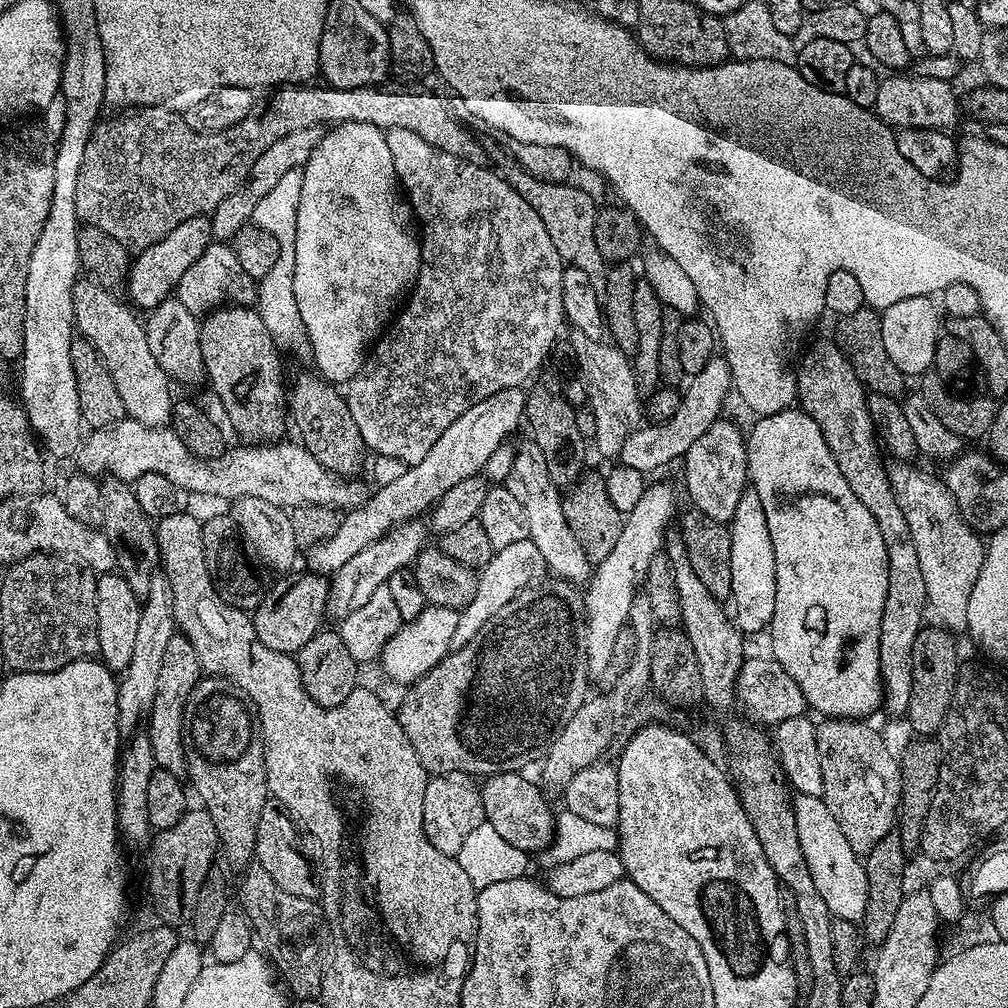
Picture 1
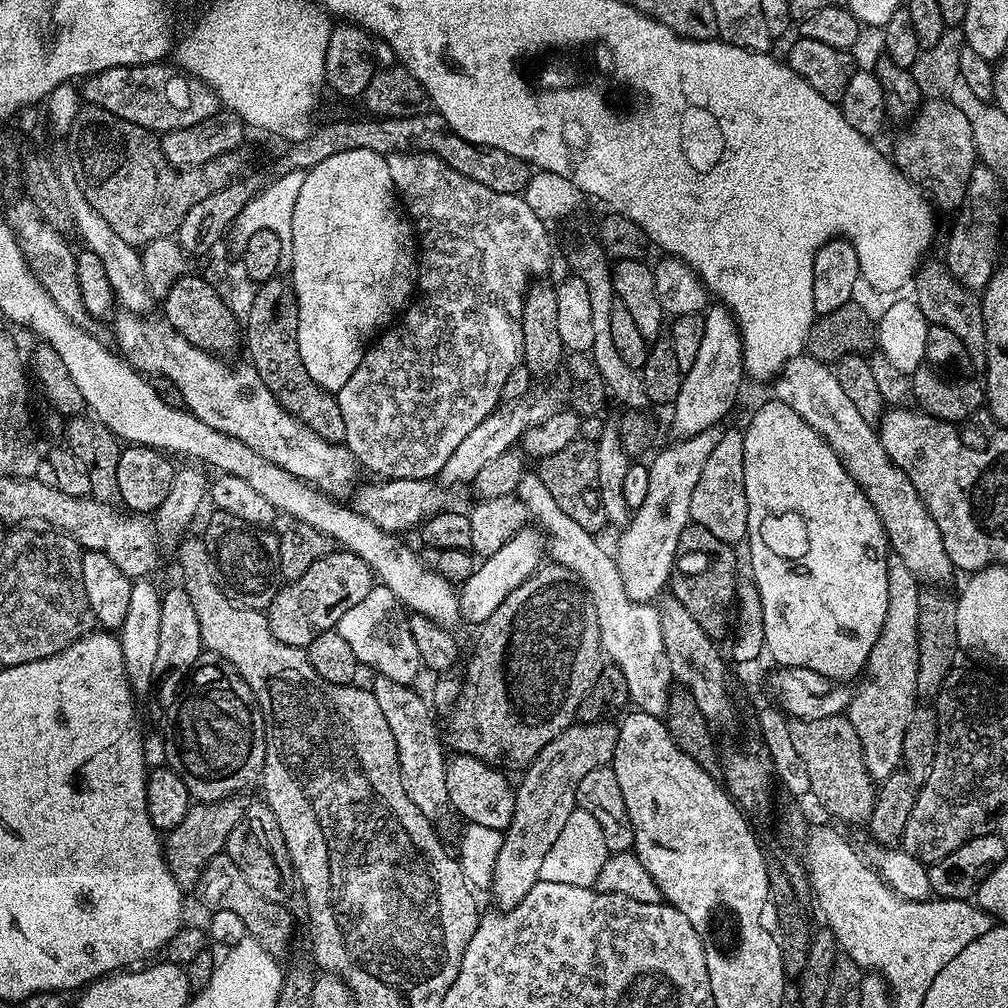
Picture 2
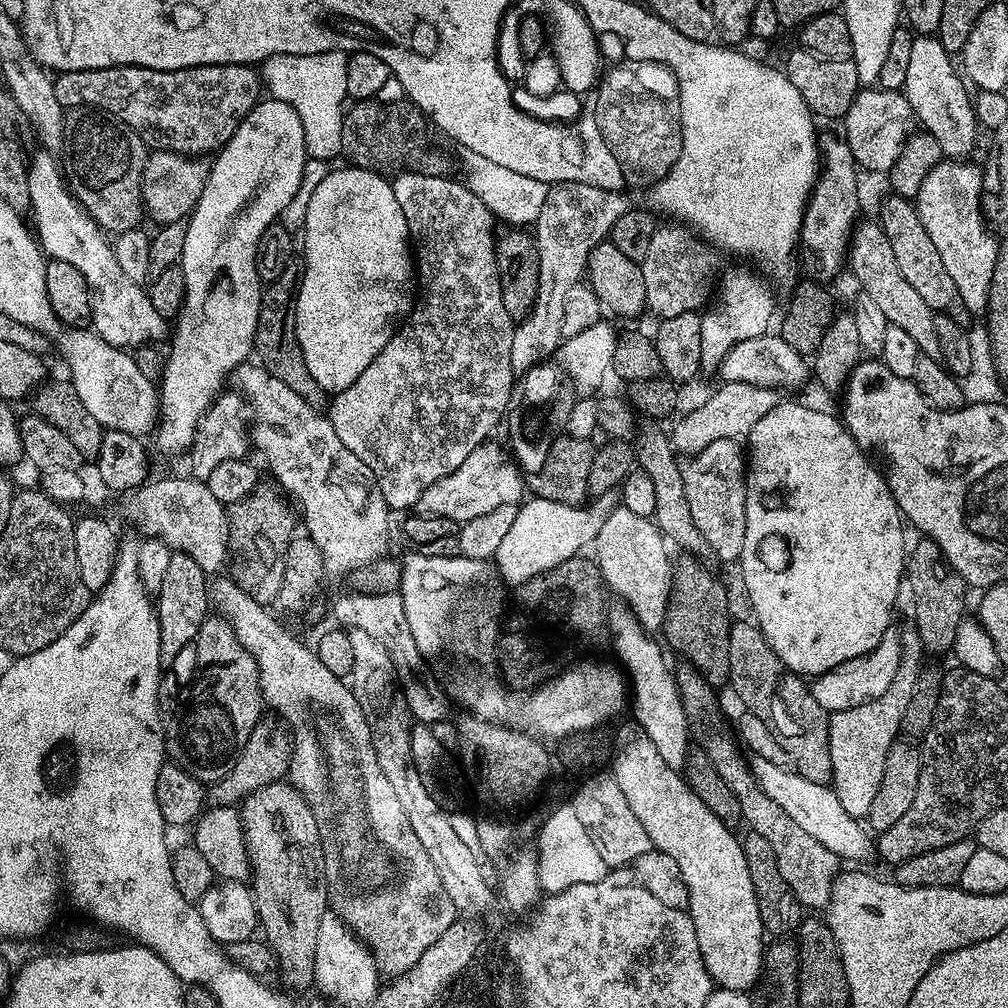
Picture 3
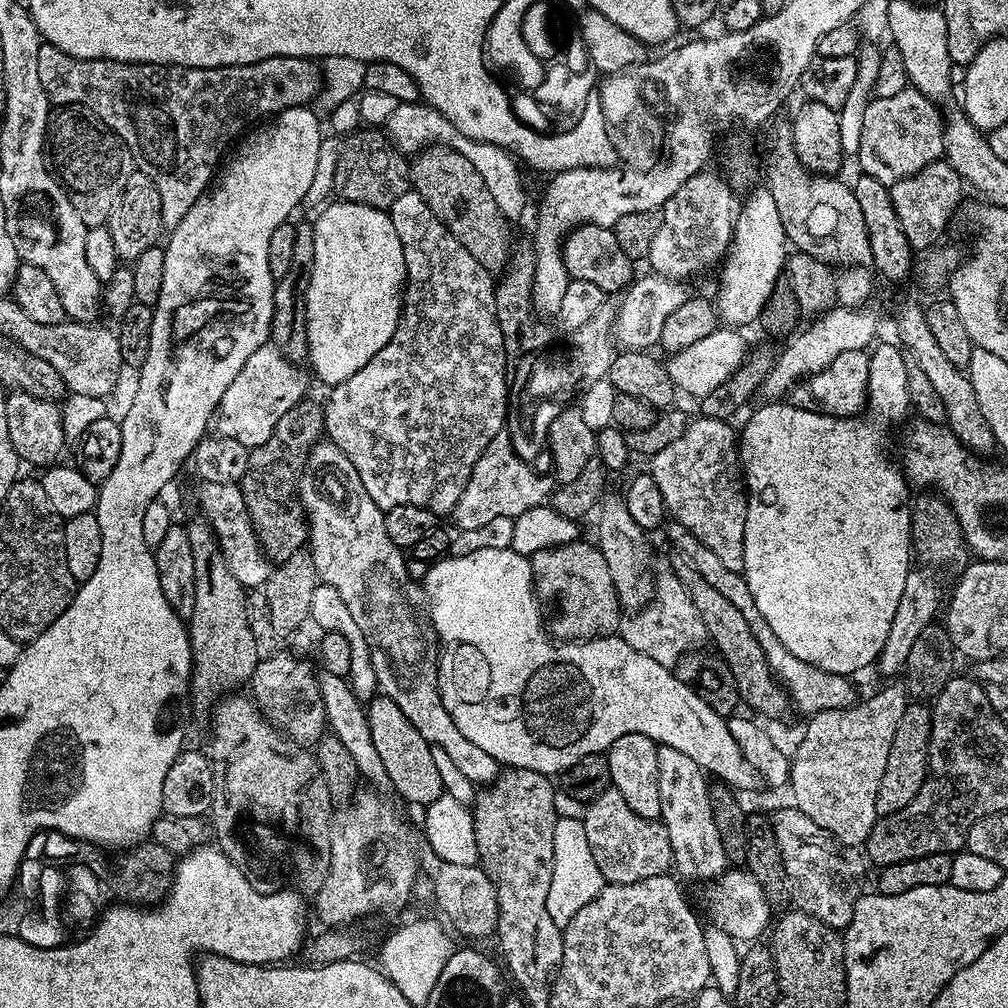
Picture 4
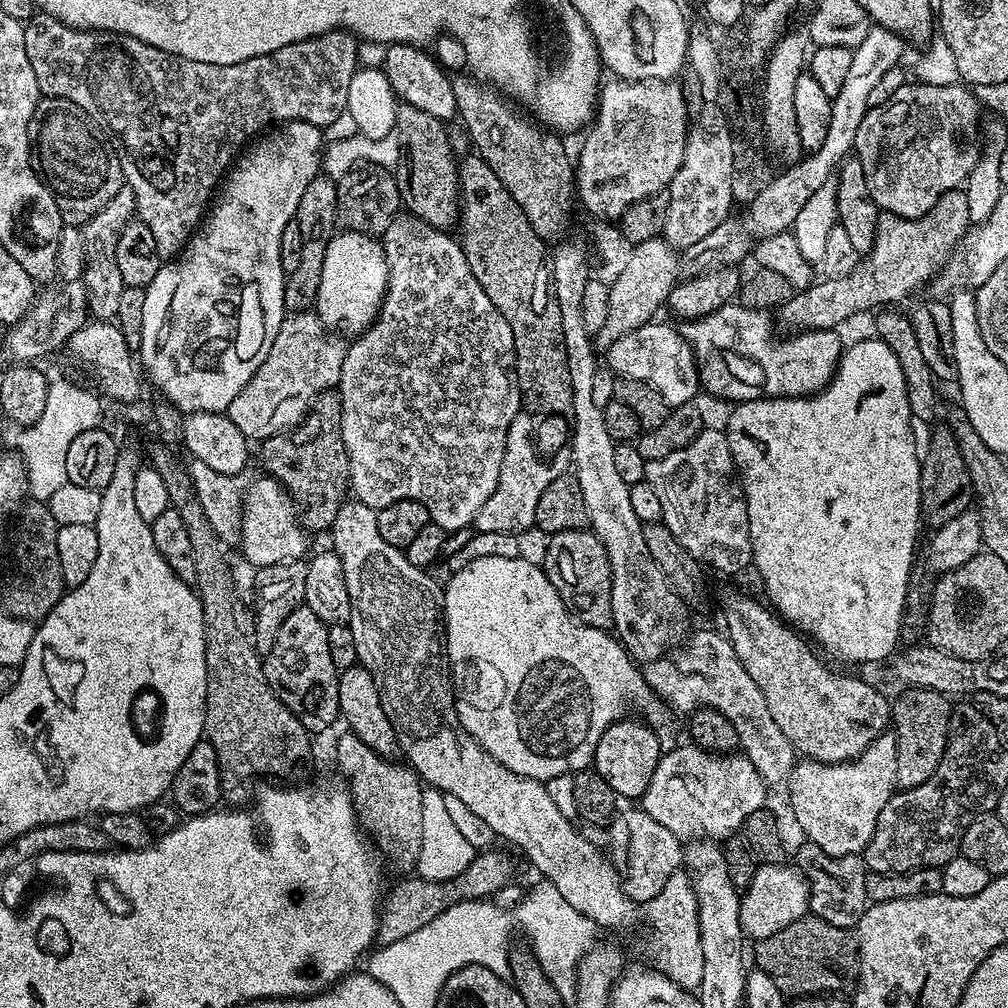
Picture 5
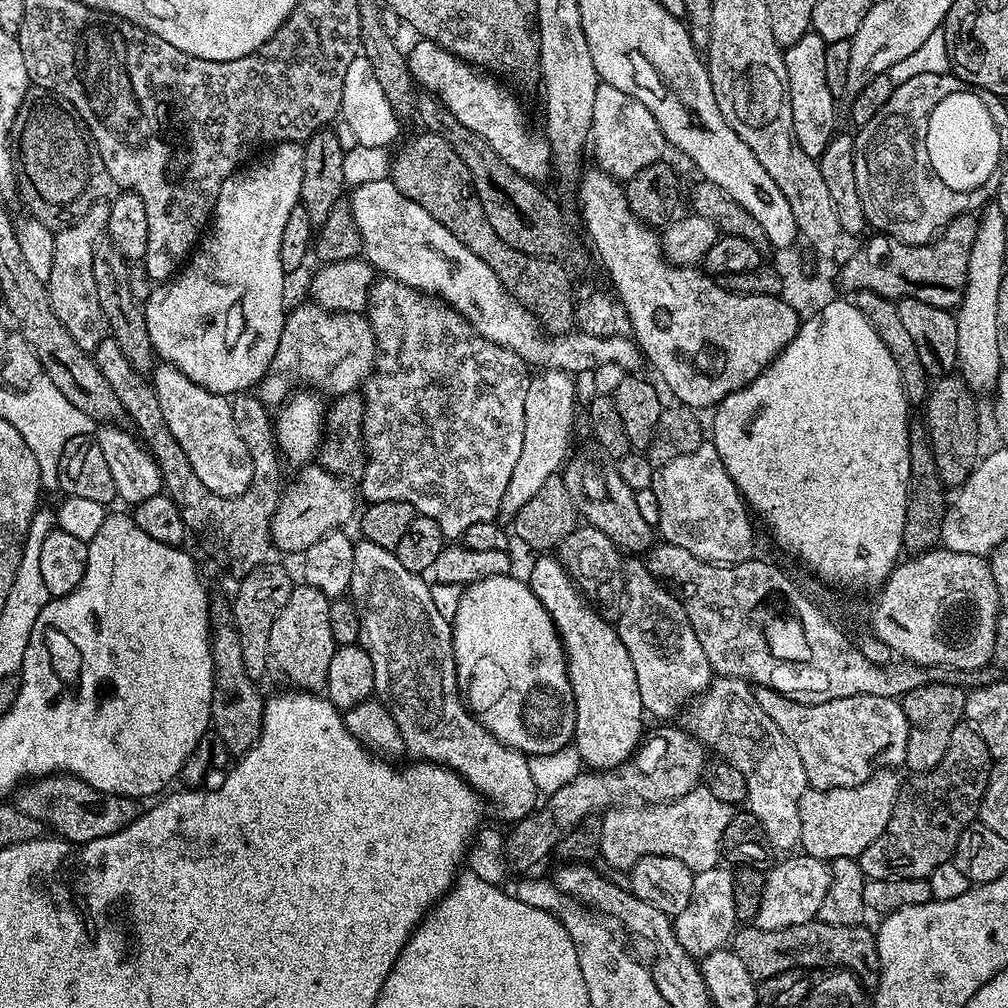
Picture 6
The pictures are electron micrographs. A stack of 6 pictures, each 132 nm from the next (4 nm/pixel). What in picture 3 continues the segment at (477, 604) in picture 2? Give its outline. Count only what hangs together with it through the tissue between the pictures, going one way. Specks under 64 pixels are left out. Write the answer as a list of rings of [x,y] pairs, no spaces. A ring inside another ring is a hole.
[[[541,496],[525,499],[517,507],[514,522],[498,546],[494,567],[505,585],[525,584],[532,576],[581,555],[585,551],[583,548],[595,541],[599,529],[599,523],[593,520],[592,524],[588,506],[563,504]]]

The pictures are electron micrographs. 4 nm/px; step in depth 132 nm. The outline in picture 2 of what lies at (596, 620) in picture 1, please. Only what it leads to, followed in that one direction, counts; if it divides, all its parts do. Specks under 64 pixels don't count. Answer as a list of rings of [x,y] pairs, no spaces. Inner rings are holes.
[[[715,426],[693,436],[673,439],[673,444],[666,445],[650,460],[650,487],[646,498],[642,506],[631,513],[628,525],[619,533],[620,541],[614,547],[618,574],[622,574],[626,594],[630,594],[632,600],[652,602],[665,591],[676,566],[678,538],[682,538],[682,530],[686,530],[692,518],[690,498],[694,486],[698,486],[702,469],[706,467],[714,446],[718,446],[721,435],[721,429]]]

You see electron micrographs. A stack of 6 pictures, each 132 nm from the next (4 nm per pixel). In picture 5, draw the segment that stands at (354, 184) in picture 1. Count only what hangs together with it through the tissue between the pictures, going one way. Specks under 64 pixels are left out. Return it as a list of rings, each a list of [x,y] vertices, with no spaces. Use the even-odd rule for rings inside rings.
[[[337,231],[326,246],[322,282],[318,282],[318,298],[314,305],[314,311],[324,327],[351,334],[366,331],[376,321],[387,289],[388,259],[383,243],[366,232]]]

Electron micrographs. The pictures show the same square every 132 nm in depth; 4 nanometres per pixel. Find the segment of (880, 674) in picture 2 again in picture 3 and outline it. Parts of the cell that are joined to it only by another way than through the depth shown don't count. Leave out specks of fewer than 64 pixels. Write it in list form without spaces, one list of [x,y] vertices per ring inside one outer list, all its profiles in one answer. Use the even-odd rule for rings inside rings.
[[[908,630],[903,633],[903,637],[902,662],[890,687],[878,694],[878,698],[857,708],[833,712],[828,718],[828,745],[832,763],[830,784],[838,802],[842,802],[842,810],[857,818],[867,817],[870,802],[874,802],[874,794],[878,794],[878,786],[882,784],[883,770],[886,767],[887,751],[901,735],[903,714],[913,697],[920,671],[926,664],[926,653],[920,635],[914,630]]]

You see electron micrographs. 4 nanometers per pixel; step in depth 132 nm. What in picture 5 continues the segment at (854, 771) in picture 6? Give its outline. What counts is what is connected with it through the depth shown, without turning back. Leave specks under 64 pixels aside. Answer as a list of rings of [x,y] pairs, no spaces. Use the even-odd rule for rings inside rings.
[[[728,588],[724,592],[724,624],[728,627],[726,635],[734,646],[734,654],[738,654],[738,662],[746,666],[746,674],[750,674],[758,690],[762,690],[762,698],[766,698],[766,706],[770,706],[770,714],[774,714],[778,730],[786,734],[801,757],[818,760],[822,764],[843,764],[861,756],[889,727],[889,697],[884,697],[874,685],[856,676],[843,676],[827,668],[802,640],[804,638],[771,607],[763,608],[754,597]]]

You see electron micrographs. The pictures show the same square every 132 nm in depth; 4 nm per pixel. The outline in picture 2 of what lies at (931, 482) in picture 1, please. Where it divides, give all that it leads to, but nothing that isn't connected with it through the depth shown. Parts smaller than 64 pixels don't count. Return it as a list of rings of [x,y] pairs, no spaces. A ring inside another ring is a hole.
[[[801,354],[795,356],[790,362],[786,362],[786,366],[781,368],[775,377],[775,384],[775,399],[790,406],[790,410],[794,410],[794,414],[798,414],[798,418],[805,420],[835,450],[838,458],[844,463],[844,468],[854,478],[856,485],[864,491],[866,498],[874,506],[878,518],[882,518],[882,526],[888,535],[891,551],[900,556],[902,562],[906,562],[906,567],[916,575],[917,580],[928,586],[944,586],[944,583],[954,575],[954,569],[950,562],[950,554],[946,554],[946,546],[942,546],[942,534],[938,534],[938,526],[934,522],[934,518],[930,518],[930,514],[926,510],[918,490],[914,490],[910,478],[906,478],[904,471],[898,466],[894,466],[892,459],[882,450],[877,429],[868,424],[866,418],[862,418],[862,414],[858,414],[854,402],[850,402],[850,398],[842,391],[835,371],[825,361],[815,360],[813,356]]]

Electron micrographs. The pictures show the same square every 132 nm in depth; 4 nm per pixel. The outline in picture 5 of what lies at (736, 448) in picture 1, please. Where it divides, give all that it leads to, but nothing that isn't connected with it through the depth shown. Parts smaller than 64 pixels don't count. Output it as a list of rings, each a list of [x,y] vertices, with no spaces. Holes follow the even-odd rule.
[[[705,427],[688,446],[661,460],[647,461],[644,479],[654,486],[662,502],[662,523],[701,565],[709,564],[720,572],[740,572],[752,564],[744,486],[730,454],[728,437],[721,429]]]

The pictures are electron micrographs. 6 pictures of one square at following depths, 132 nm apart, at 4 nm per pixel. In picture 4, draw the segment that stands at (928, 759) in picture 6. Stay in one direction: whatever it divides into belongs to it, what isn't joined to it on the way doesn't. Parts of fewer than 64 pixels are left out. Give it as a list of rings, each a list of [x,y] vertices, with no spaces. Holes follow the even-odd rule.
[[[912,700],[891,738],[889,757],[886,758],[885,773],[882,774],[881,785],[878,786],[877,817],[889,816],[914,802],[914,794],[918,794],[925,775],[928,772],[928,754],[930,726],[932,725],[931,709],[921,701]]]

